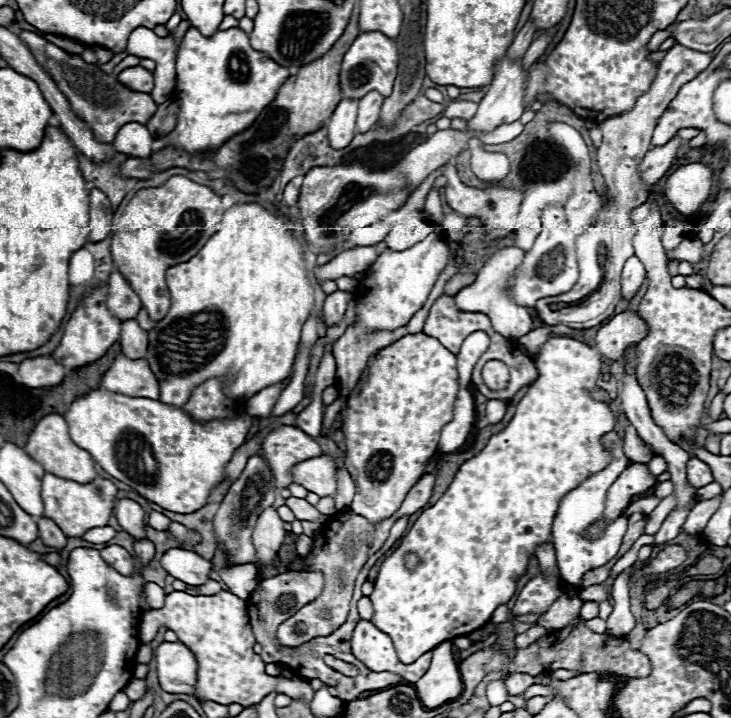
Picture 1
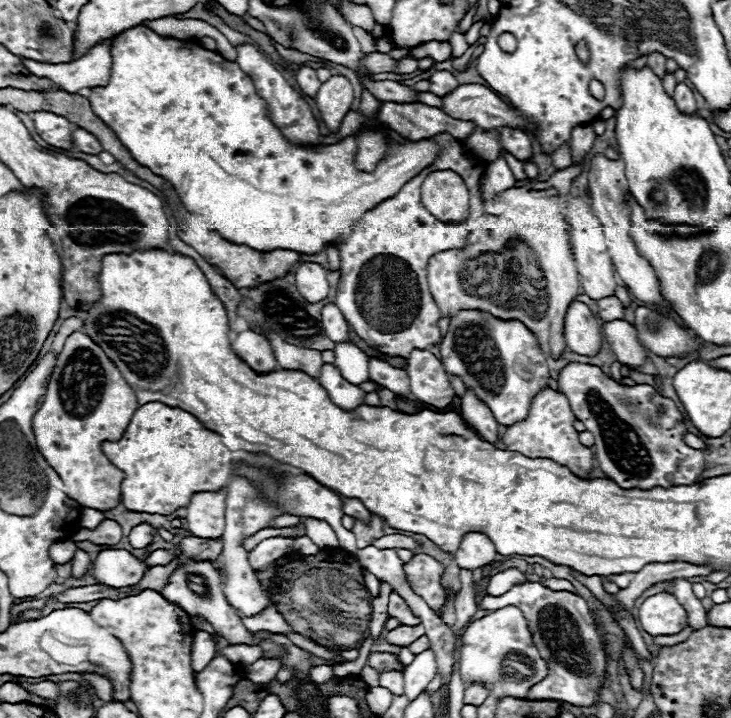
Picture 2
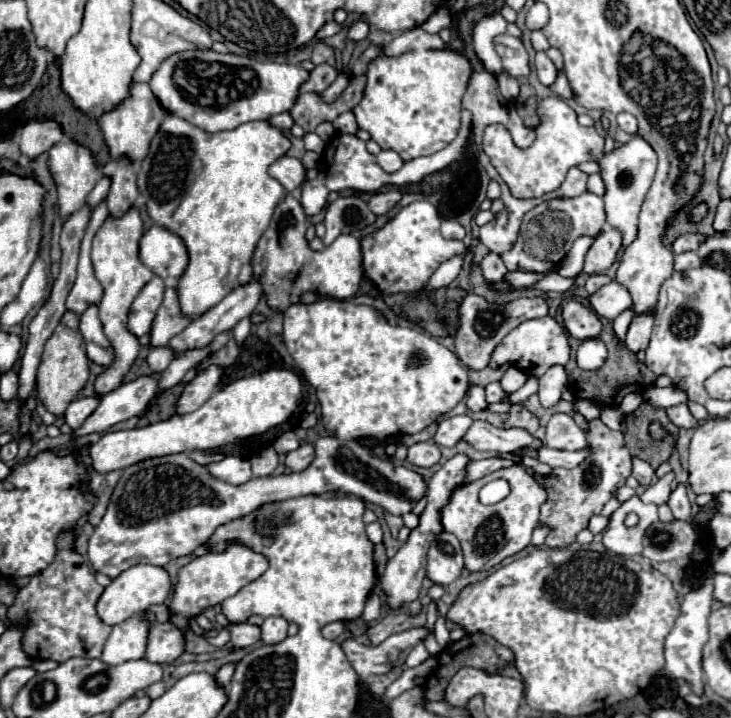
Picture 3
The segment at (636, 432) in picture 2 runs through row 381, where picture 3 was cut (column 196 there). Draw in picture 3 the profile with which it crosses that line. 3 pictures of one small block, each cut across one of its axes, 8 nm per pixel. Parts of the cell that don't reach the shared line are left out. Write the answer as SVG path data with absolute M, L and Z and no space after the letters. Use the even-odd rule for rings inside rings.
M232 542L222 552L208 552L204 556L198 556L190 564L182 566L178 572L178 584L176 584L174 596L170 600L170 608L176 612L176 616L172 616L170 620L182 632L186 632L188 618L194 618L208 606L220 604L228 596L234 596L242 586L256 580L266 570L268 570L266 556L262 556L260 552L254 552L252 548L246 548L244 544L238 544L238 542Z

